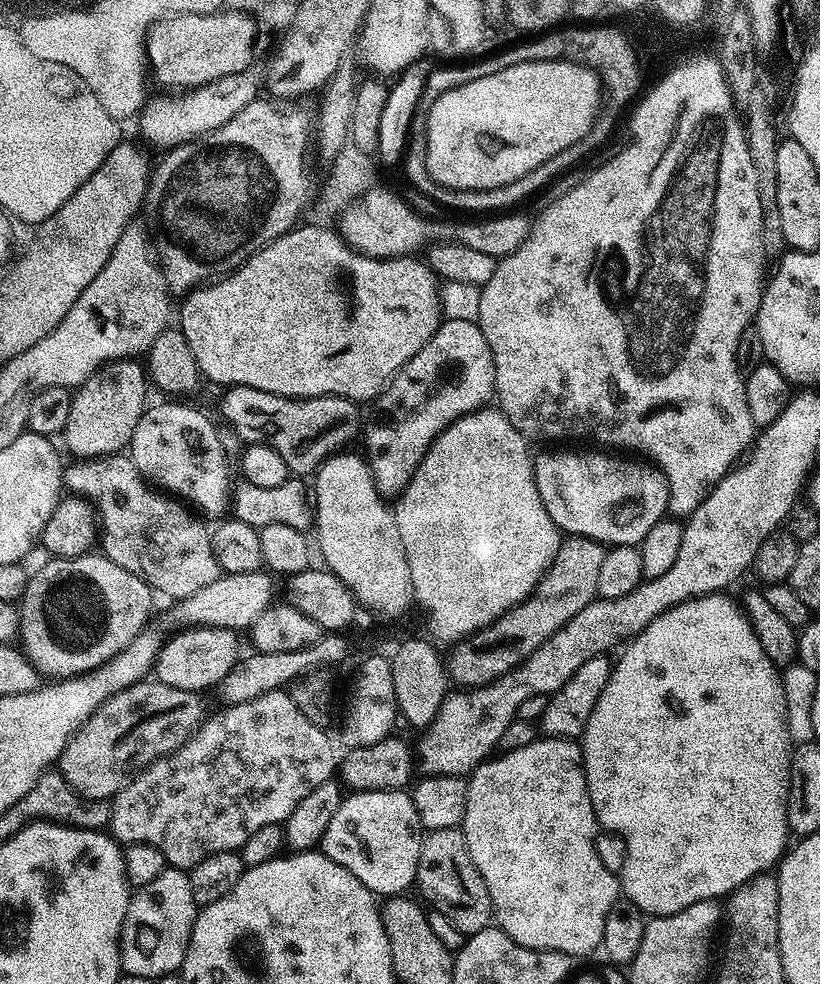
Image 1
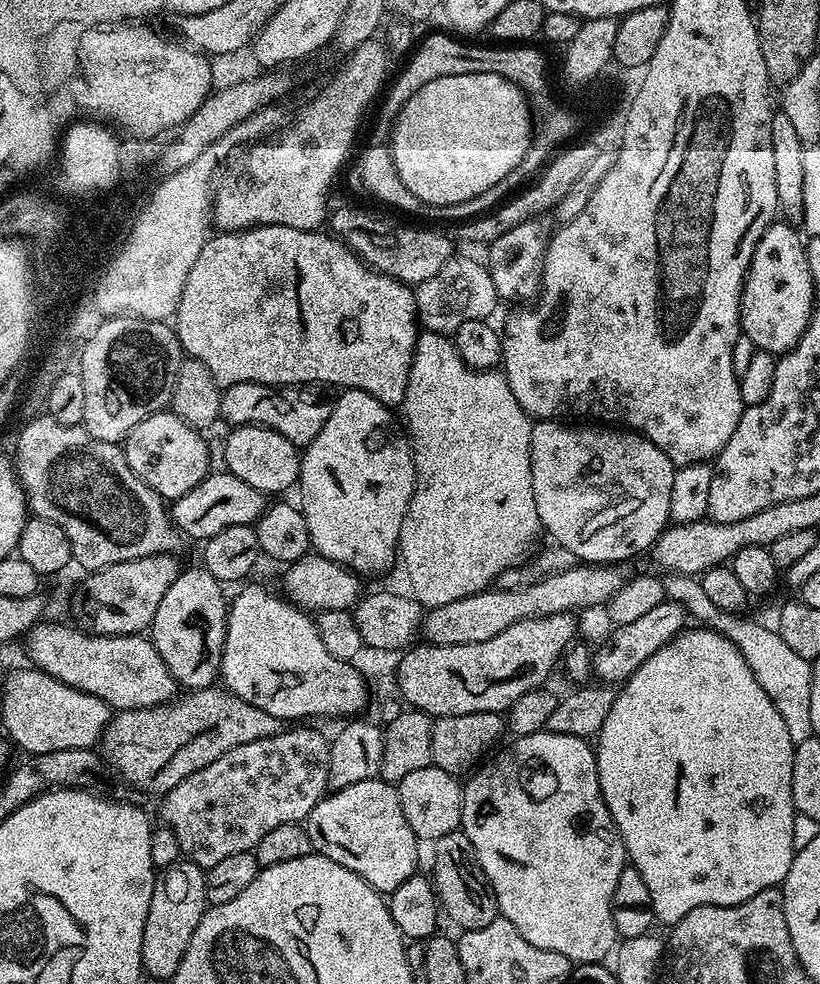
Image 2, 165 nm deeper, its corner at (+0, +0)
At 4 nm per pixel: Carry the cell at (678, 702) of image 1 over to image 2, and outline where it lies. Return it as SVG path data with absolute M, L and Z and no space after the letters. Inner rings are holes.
M707 626L691 628L675 636L653 656L646 658L646 662L638 666L635 674L623 682L616 693L616 701L606 715L606 722L594 740L602 798L614 818L631 867L636 868L638 874L642 874L646 887L650 890L652 915L665 926L671 926L686 918L686 914L690 914L690 910L698 906L734 906L746 902L746 898L754 898L754 894L762 890L783 885L792 865L792 858L798 851L798 813L792 797L792 767L796 745L786 730L786 722L782 722L782 714L778 714L778 706L770 702L766 690L758 686L758 678L754 678L750 666L746 666L746 658L742 658L734 642Z

